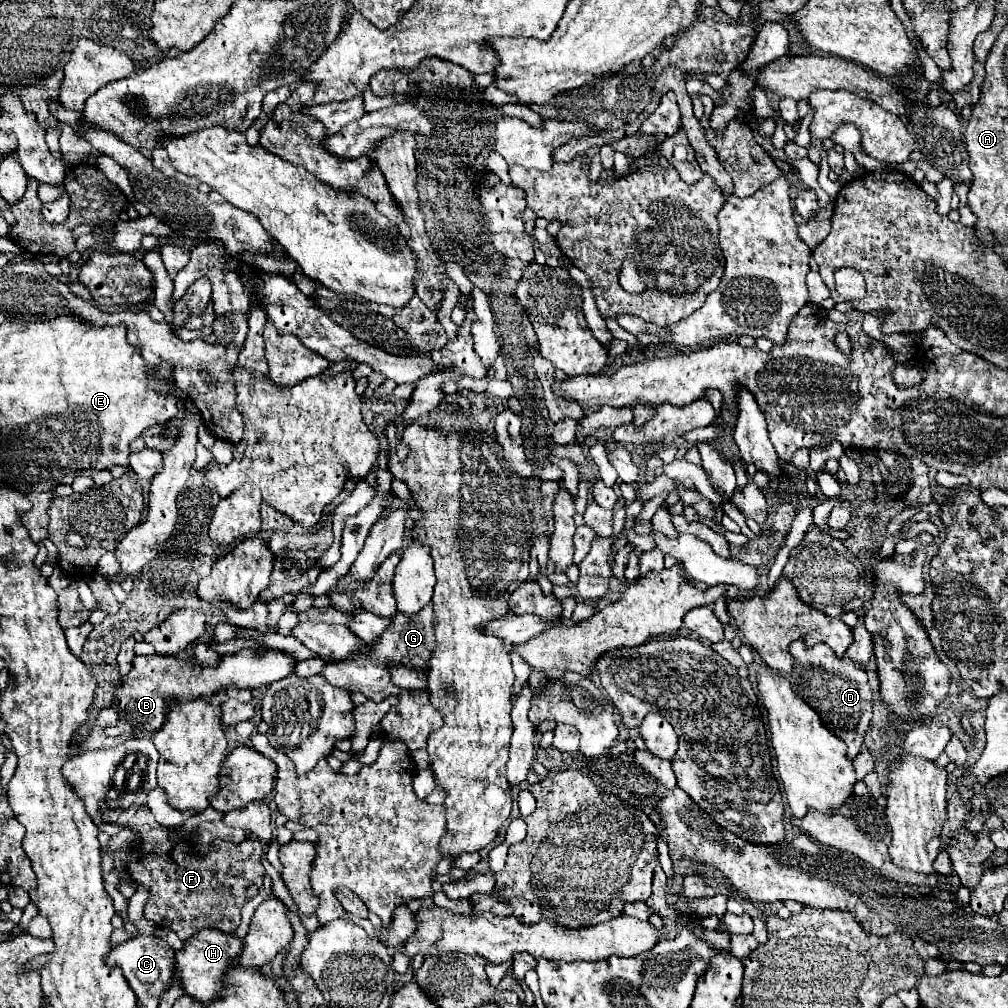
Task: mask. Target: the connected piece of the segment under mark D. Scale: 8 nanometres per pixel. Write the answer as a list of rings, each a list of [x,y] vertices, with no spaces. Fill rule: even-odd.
[[[797,639],[789,647],[791,657],[795,659],[795,671],[789,673],[789,681],[819,711],[819,717],[823,719],[825,727],[831,727],[829,731],[835,731],[845,745],[847,745],[847,757],[853,759],[863,745],[865,731],[869,729],[871,721],[871,709],[873,709],[873,689],[869,685],[867,669],[851,661],[849,657],[837,659],[837,655],[831,651],[831,647],[817,643],[815,647],[803,645],[803,639]]]

